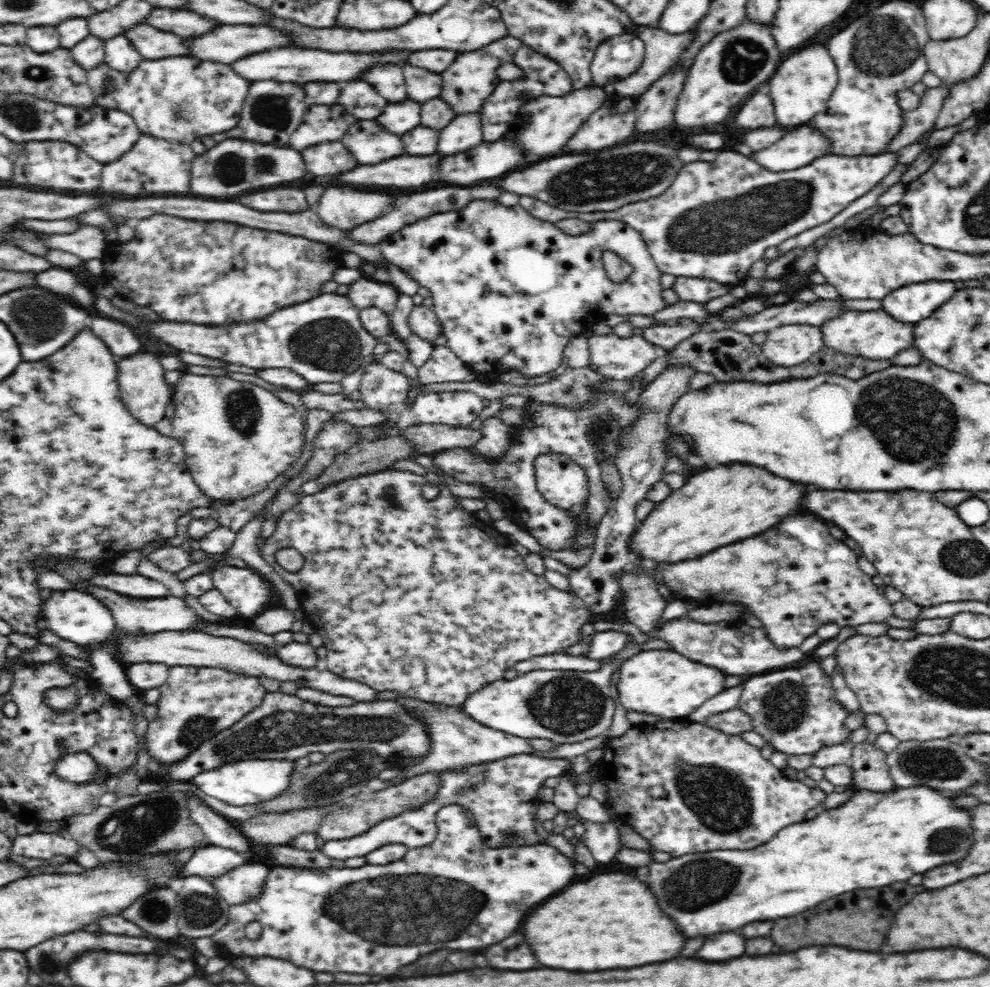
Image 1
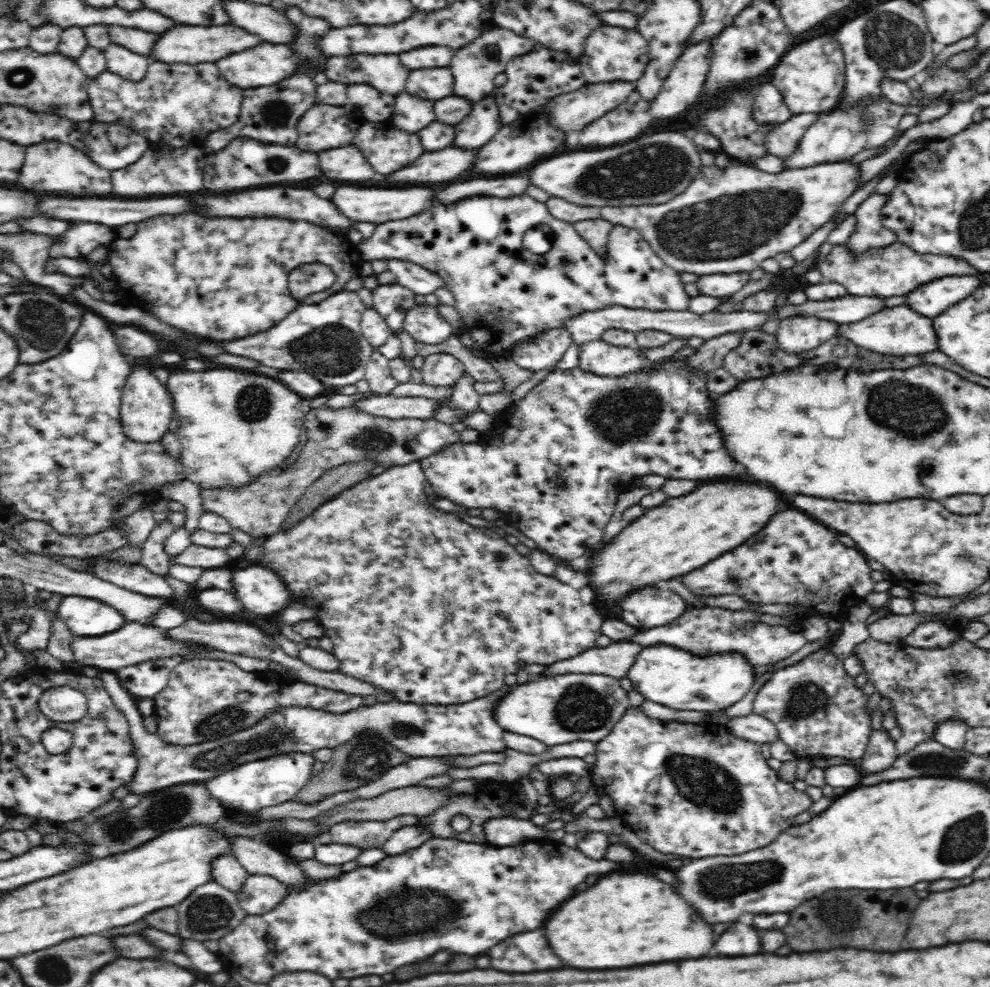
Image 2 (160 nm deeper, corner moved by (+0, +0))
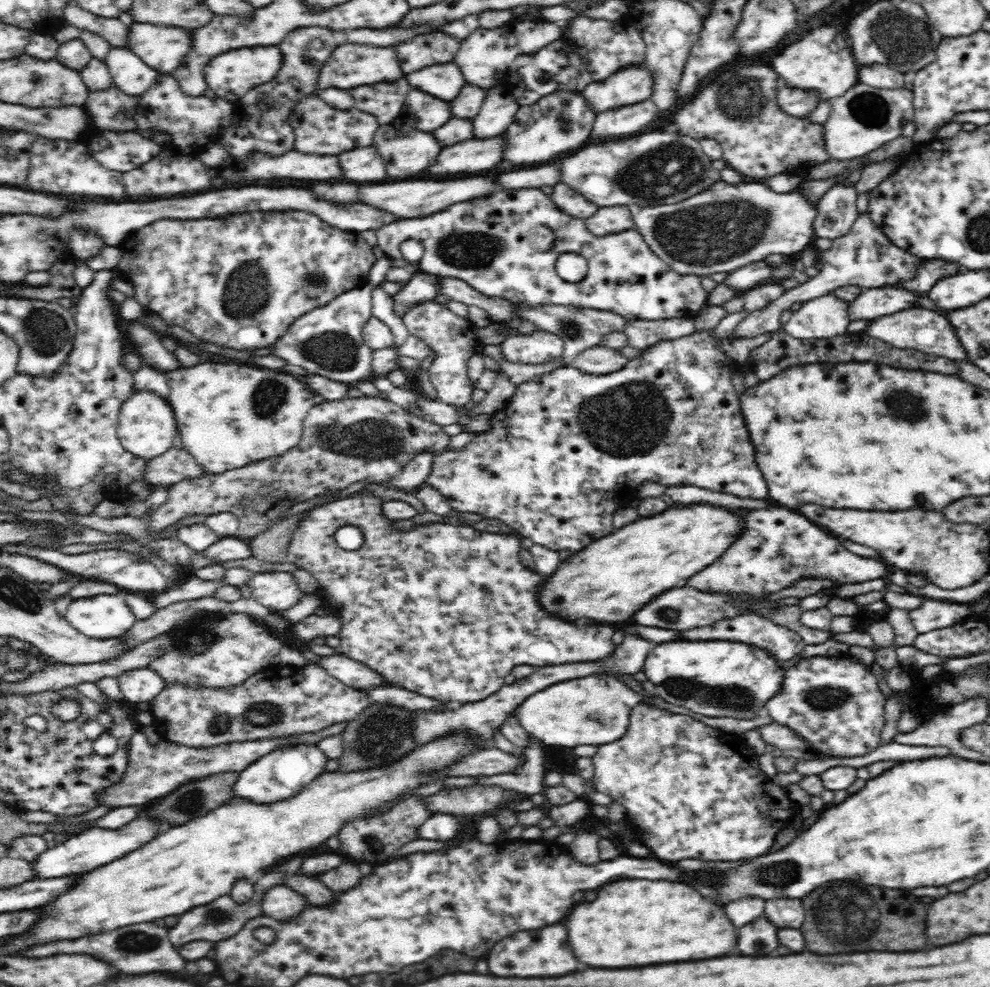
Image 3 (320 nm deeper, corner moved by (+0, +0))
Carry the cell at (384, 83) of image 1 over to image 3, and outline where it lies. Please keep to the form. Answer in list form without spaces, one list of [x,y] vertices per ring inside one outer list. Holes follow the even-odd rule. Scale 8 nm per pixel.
[[[344,44],[344,46],[338,46],[320,68],[318,84],[336,86],[336,88],[352,88],[354,84],[364,86],[364,84],[376,84],[376,82],[390,82],[390,80],[396,80],[398,76],[402,76],[402,70],[398,66],[394,48]]]

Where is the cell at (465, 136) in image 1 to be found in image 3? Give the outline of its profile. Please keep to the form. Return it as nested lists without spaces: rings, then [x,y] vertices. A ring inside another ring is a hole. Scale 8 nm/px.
[[[504,83],[488,89],[480,112],[473,118],[474,138],[503,134],[513,124],[519,111],[518,99]]]

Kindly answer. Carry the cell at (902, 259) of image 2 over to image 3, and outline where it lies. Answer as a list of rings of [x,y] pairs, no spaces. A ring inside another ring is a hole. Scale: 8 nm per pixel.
[[[923,259],[923,265],[918,269],[915,277],[900,283],[899,287],[916,293],[929,293],[940,279],[955,275],[958,270],[962,268],[955,262]]]

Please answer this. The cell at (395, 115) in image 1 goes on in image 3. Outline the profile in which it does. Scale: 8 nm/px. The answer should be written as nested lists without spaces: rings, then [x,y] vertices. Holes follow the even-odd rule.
[[[410,90],[402,107],[400,121],[428,133],[443,127],[452,117],[451,101],[436,98],[420,90]]]

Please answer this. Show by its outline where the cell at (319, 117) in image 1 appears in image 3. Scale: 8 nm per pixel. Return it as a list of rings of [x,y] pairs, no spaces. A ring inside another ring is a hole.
[[[318,92],[296,100],[296,104],[290,106],[286,121],[294,131],[296,144],[294,144],[293,150],[302,152],[302,154],[322,154],[322,156],[324,154],[342,154],[346,150],[372,146],[374,134],[378,130],[378,121],[375,116],[354,108],[335,109],[324,102]]]

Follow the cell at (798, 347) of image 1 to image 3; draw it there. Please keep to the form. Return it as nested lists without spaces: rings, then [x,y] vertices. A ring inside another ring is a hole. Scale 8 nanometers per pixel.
[[[832,292],[793,308],[792,318],[788,324],[782,327],[782,330],[788,335],[794,338],[801,338],[802,340],[810,338],[824,339],[846,335],[848,326],[852,322],[850,303],[838,298]]]

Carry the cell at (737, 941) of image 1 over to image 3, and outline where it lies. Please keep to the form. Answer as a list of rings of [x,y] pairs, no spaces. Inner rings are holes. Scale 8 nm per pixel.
[[[758,918],[738,930],[738,952],[748,956],[766,956],[774,952],[778,942],[778,928],[766,918]]]

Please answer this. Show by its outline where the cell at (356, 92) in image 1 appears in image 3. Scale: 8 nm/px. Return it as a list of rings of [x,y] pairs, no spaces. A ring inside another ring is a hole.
[[[406,78],[354,88],[350,91],[353,108],[375,116],[380,124],[399,122],[410,88]]]

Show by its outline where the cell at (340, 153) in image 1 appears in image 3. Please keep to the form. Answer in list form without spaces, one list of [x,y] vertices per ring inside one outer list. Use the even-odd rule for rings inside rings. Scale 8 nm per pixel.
[[[358,148],[350,152],[342,152],[340,166],[344,176],[356,182],[374,182],[386,178],[386,166],[376,148]]]

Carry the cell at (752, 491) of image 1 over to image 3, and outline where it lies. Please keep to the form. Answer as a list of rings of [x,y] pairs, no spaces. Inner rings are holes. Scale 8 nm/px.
[[[674,504],[660,514],[641,517],[638,522],[634,521],[614,530],[612,534],[589,544],[584,550],[574,551],[570,558],[566,558],[558,566],[552,576],[546,578],[540,590],[538,605],[544,608],[544,611],[550,610],[552,614],[558,614],[566,620],[588,618],[594,622],[610,624],[630,622],[636,612],[642,610],[648,602],[652,602],[658,594],[674,586],[684,586],[690,577],[718,560],[724,550],[740,536],[740,532],[740,513],[708,504]]]

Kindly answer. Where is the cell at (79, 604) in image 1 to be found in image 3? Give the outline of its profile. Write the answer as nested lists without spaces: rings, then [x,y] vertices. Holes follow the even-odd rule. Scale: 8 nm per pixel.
[[[122,594],[74,599],[64,617],[79,633],[98,640],[124,636],[137,620]]]

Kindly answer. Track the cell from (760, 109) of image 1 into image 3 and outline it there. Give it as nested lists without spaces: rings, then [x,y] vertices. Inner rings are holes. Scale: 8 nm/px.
[[[782,85],[778,92],[778,103],[781,109],[796,118],[806,117],[822,102],[820,95],[813,90],[794,88]]]

